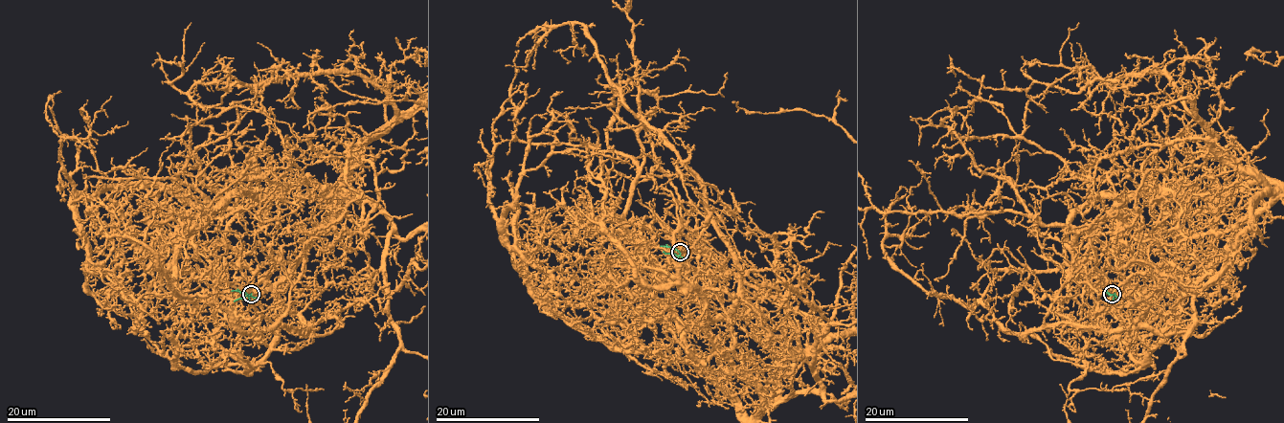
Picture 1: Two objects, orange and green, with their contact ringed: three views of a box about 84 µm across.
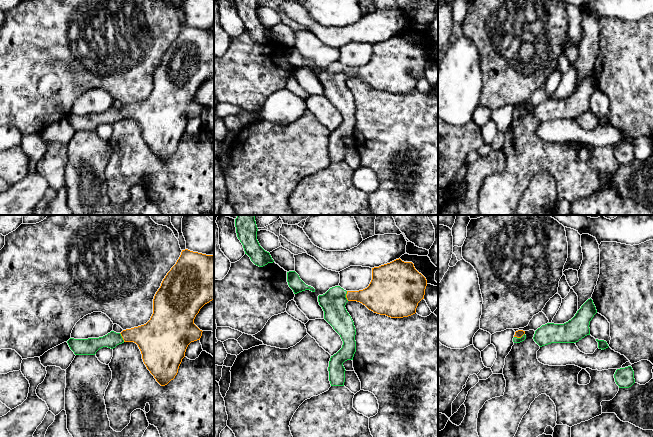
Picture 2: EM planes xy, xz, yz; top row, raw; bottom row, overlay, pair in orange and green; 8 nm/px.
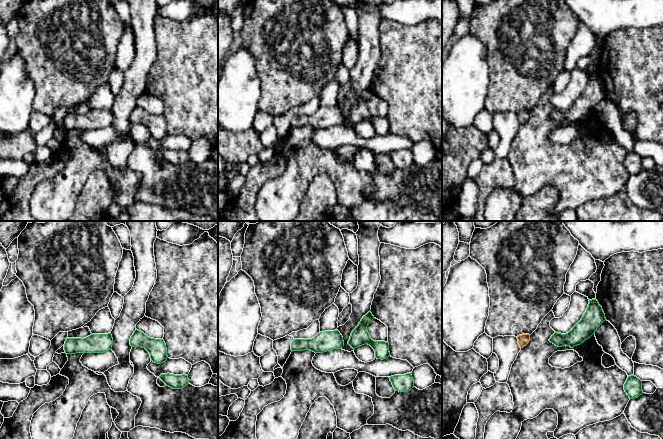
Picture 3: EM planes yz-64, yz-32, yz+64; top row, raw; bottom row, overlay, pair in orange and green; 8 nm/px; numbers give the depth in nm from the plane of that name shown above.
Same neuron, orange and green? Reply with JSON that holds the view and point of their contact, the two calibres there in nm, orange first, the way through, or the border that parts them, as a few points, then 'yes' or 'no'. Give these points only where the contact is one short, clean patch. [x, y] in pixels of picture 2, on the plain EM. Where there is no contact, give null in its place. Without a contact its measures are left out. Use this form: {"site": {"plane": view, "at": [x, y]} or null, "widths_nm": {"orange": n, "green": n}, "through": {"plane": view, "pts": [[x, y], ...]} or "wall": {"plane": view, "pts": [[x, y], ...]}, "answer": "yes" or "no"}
{"site": {"plane": "yz", "at": [519, 113]}, "widths_nm": {"orange": 60, "green": 50}, "through": {"plane": "yz", "pts": [[519, 109], [519, 113], [516, 116]]}, "answer": "yes"}

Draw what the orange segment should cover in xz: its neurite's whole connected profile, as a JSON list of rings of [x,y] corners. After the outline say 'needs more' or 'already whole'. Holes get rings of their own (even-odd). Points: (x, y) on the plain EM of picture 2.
[[[399,34],[372,44],[372,56],[363,66],[346,67],[335,62],[318,72],[324,95],[343,117],[342,124],[329,137],[331,162],[344,162],[346,146],[343,139],[353,136],[356,128],[356,105],[345,84],[346,79],[357,77],[374,89],[391,94],[408,93],[416,89],[418,79],[424,75],[426,62],[426,54],[415,45],[414,40]]]; needs more

